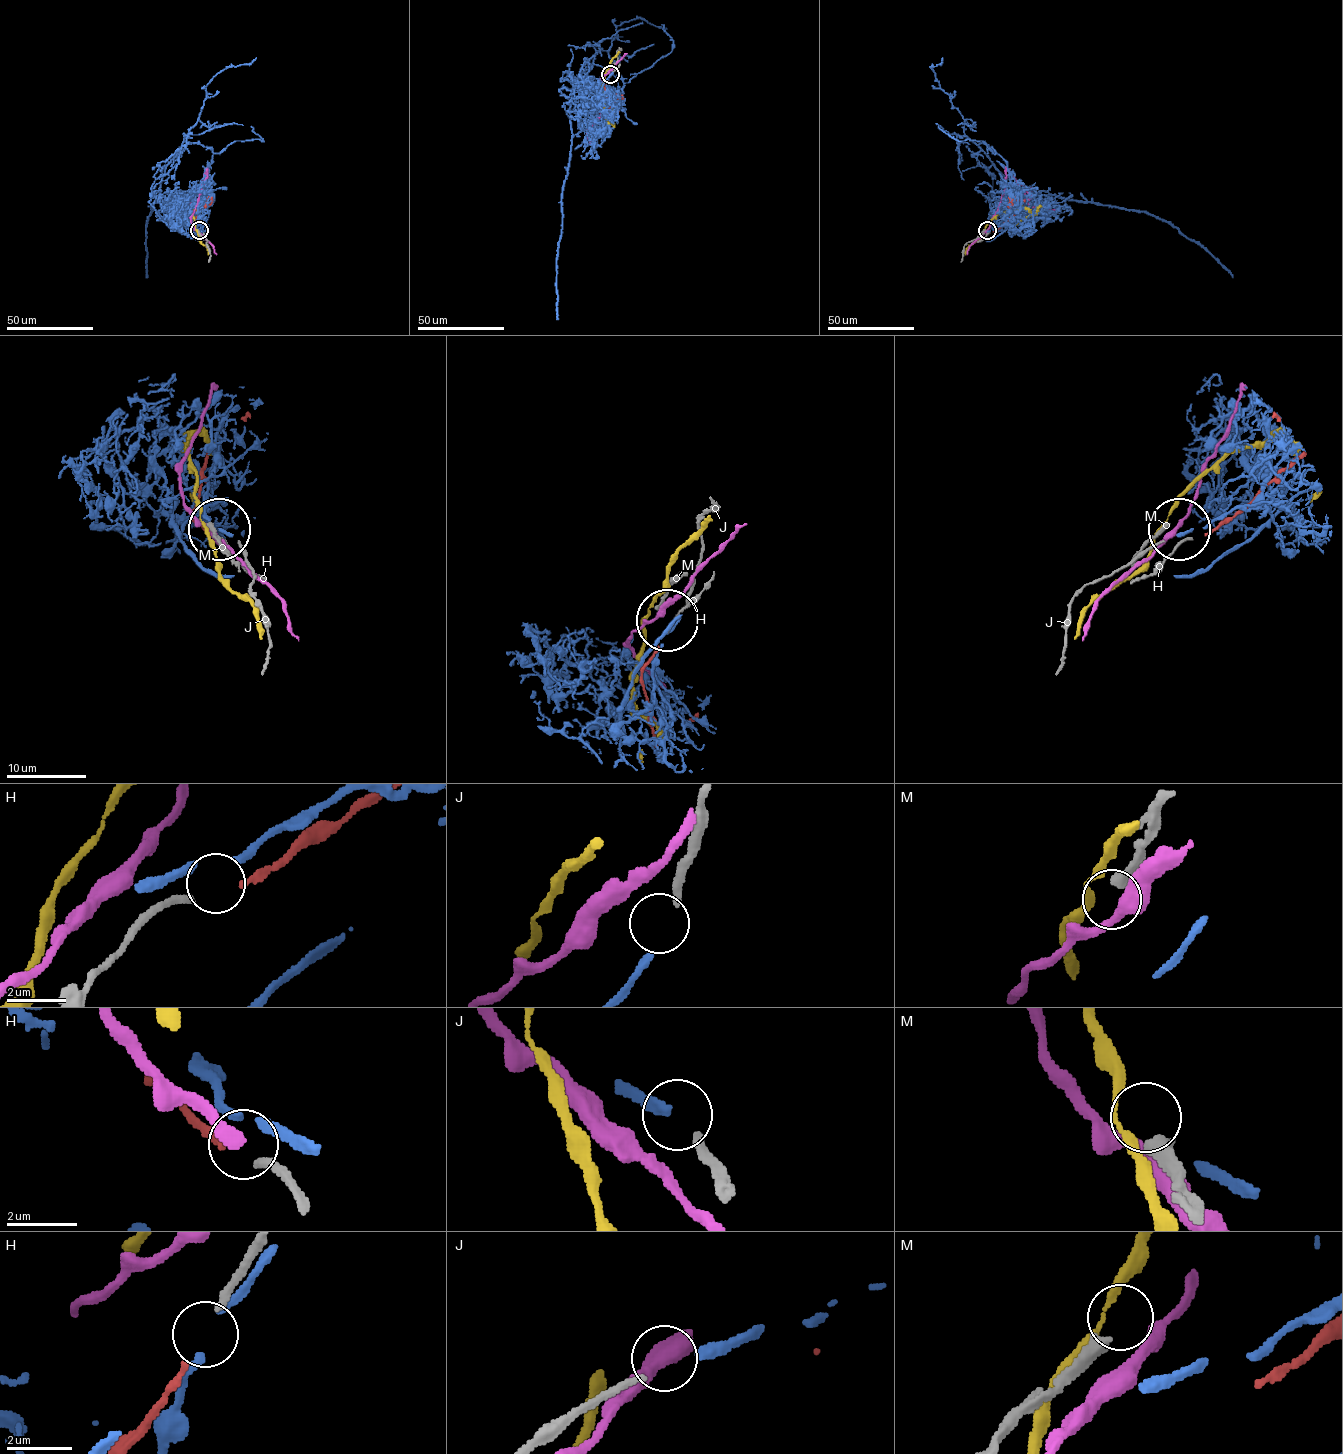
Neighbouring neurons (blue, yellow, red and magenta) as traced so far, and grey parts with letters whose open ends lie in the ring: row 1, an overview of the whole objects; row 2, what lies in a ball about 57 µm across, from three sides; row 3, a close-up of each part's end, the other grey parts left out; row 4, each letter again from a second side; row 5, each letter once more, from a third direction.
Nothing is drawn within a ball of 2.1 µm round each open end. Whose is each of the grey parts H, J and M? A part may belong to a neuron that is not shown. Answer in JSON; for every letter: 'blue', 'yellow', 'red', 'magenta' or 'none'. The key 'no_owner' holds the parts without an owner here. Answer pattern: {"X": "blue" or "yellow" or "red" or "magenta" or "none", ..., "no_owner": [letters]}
{"H": "red", "J": "blue", "M": "none", "no_owner": ["M"]}

